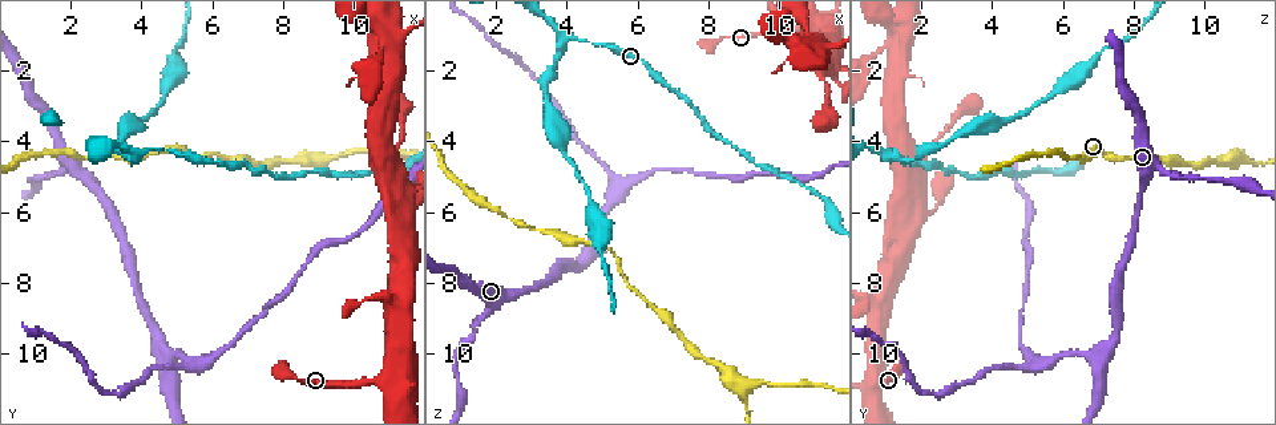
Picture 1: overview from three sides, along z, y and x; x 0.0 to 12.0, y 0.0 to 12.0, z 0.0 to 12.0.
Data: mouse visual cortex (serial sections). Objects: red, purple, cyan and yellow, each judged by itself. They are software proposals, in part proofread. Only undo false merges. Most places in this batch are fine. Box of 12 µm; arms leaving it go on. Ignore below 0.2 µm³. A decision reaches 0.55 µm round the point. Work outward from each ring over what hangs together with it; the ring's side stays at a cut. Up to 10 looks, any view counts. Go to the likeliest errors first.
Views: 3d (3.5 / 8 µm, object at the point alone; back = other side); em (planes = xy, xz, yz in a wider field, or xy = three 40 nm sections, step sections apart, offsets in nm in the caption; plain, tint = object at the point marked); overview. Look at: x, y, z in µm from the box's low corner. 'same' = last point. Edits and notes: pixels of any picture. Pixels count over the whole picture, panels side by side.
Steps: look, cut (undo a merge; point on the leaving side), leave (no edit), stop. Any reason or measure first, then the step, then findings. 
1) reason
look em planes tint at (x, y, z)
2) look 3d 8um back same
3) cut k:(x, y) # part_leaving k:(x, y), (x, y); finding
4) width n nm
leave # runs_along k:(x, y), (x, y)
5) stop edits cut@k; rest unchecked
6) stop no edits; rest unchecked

four-way junction
look 3d 3.5um back at (10.9, 1.3, 1.1)

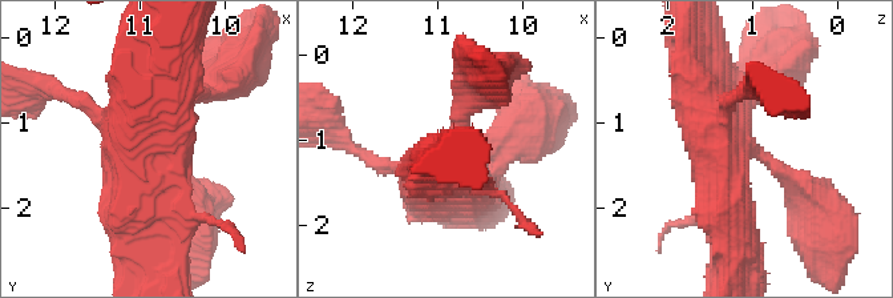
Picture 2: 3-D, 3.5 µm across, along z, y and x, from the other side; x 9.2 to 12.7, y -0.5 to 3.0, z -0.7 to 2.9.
arms 4; arm_widths 200, 200, 600, 600 nm; need the tissue
look em xy step 3 plain at (10.85, 1.30, 1.10)

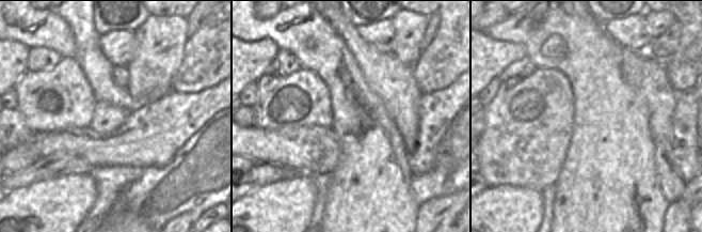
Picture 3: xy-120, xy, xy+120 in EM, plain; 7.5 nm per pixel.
where the object lies
look em xy step 3 tint same

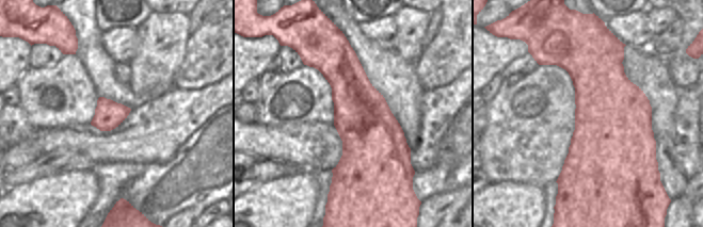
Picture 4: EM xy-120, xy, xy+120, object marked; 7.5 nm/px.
leave # runs_along 2:(736, 244), (703, 76); all the same cell

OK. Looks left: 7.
abrupt turn
look 3d 3.5um at (4.0, 4.3, 1.0)

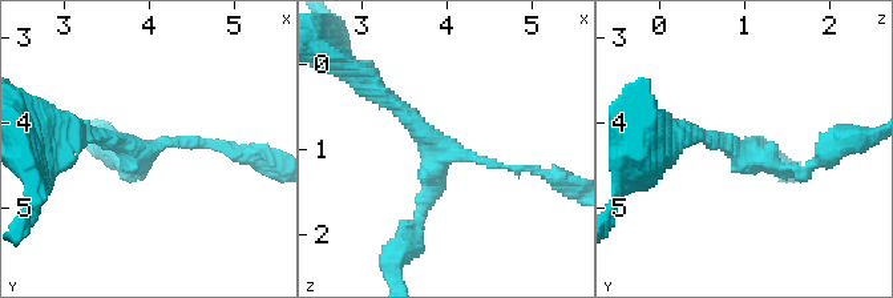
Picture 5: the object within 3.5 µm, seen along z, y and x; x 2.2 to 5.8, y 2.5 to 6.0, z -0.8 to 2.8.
arms 3; arm_widths 100, 150, 200 nm; shape alone is not enough
look em xy step 3 tint at (4.00, 4.35, 1.05)

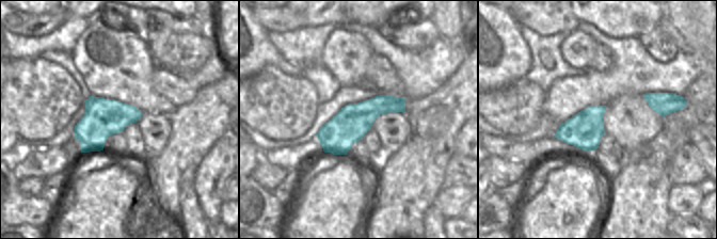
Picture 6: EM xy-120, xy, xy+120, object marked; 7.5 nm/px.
leave # runs_along 6:(402, 99), (365, 112), (325, 148); all the same cell

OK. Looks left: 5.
calibre changes
look 3d 3.5um at (5.0, 10.0, 6.2)

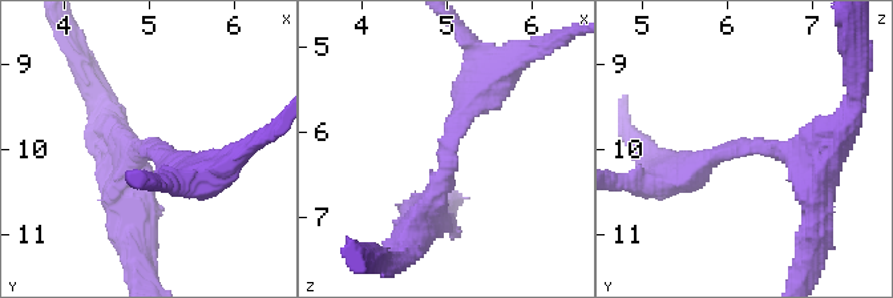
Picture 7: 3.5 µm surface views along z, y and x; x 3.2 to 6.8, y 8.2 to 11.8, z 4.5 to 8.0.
arm_widths 350, 400 nm; need the tissue
look em xy step 3 tint at (5.00, 10.00, 6.20)

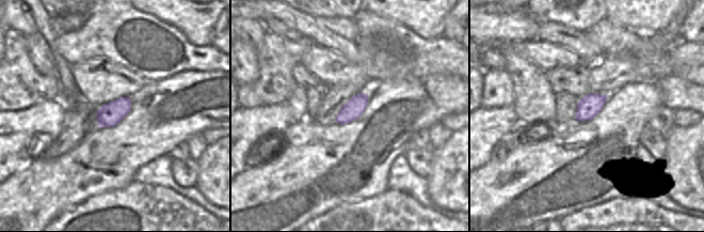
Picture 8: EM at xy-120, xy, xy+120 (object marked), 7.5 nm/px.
cut it another way
look em xy step 1 tint same

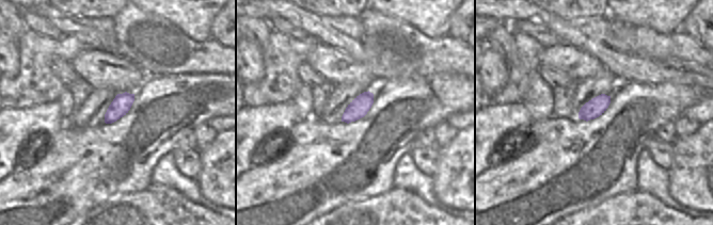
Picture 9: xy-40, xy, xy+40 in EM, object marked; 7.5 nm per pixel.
width 150 nm
leave # runs_along 7:(419, 229), (452, 127), (492, 83); one cell here

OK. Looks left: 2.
thick turns thin
look 3d 3.5um at (6.2, 9.9, 4.9)

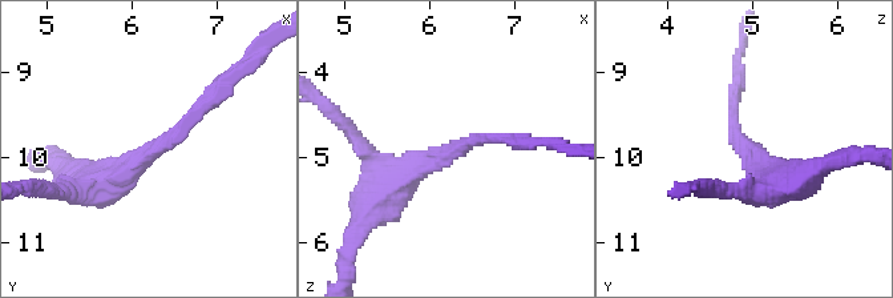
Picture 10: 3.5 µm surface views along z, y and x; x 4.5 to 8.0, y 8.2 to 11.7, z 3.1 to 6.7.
arm_widths 150, 400 nm
look em planes tint at (6.25, 9.95, 4.90)

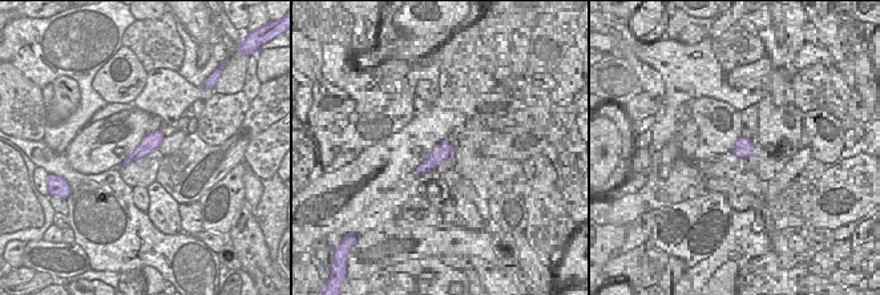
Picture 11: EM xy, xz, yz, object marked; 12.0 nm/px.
leave # runs_along 10:(93, 178), (117, 182), (223, 88); all the same cell

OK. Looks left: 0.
stop no edits; rest unchecked

